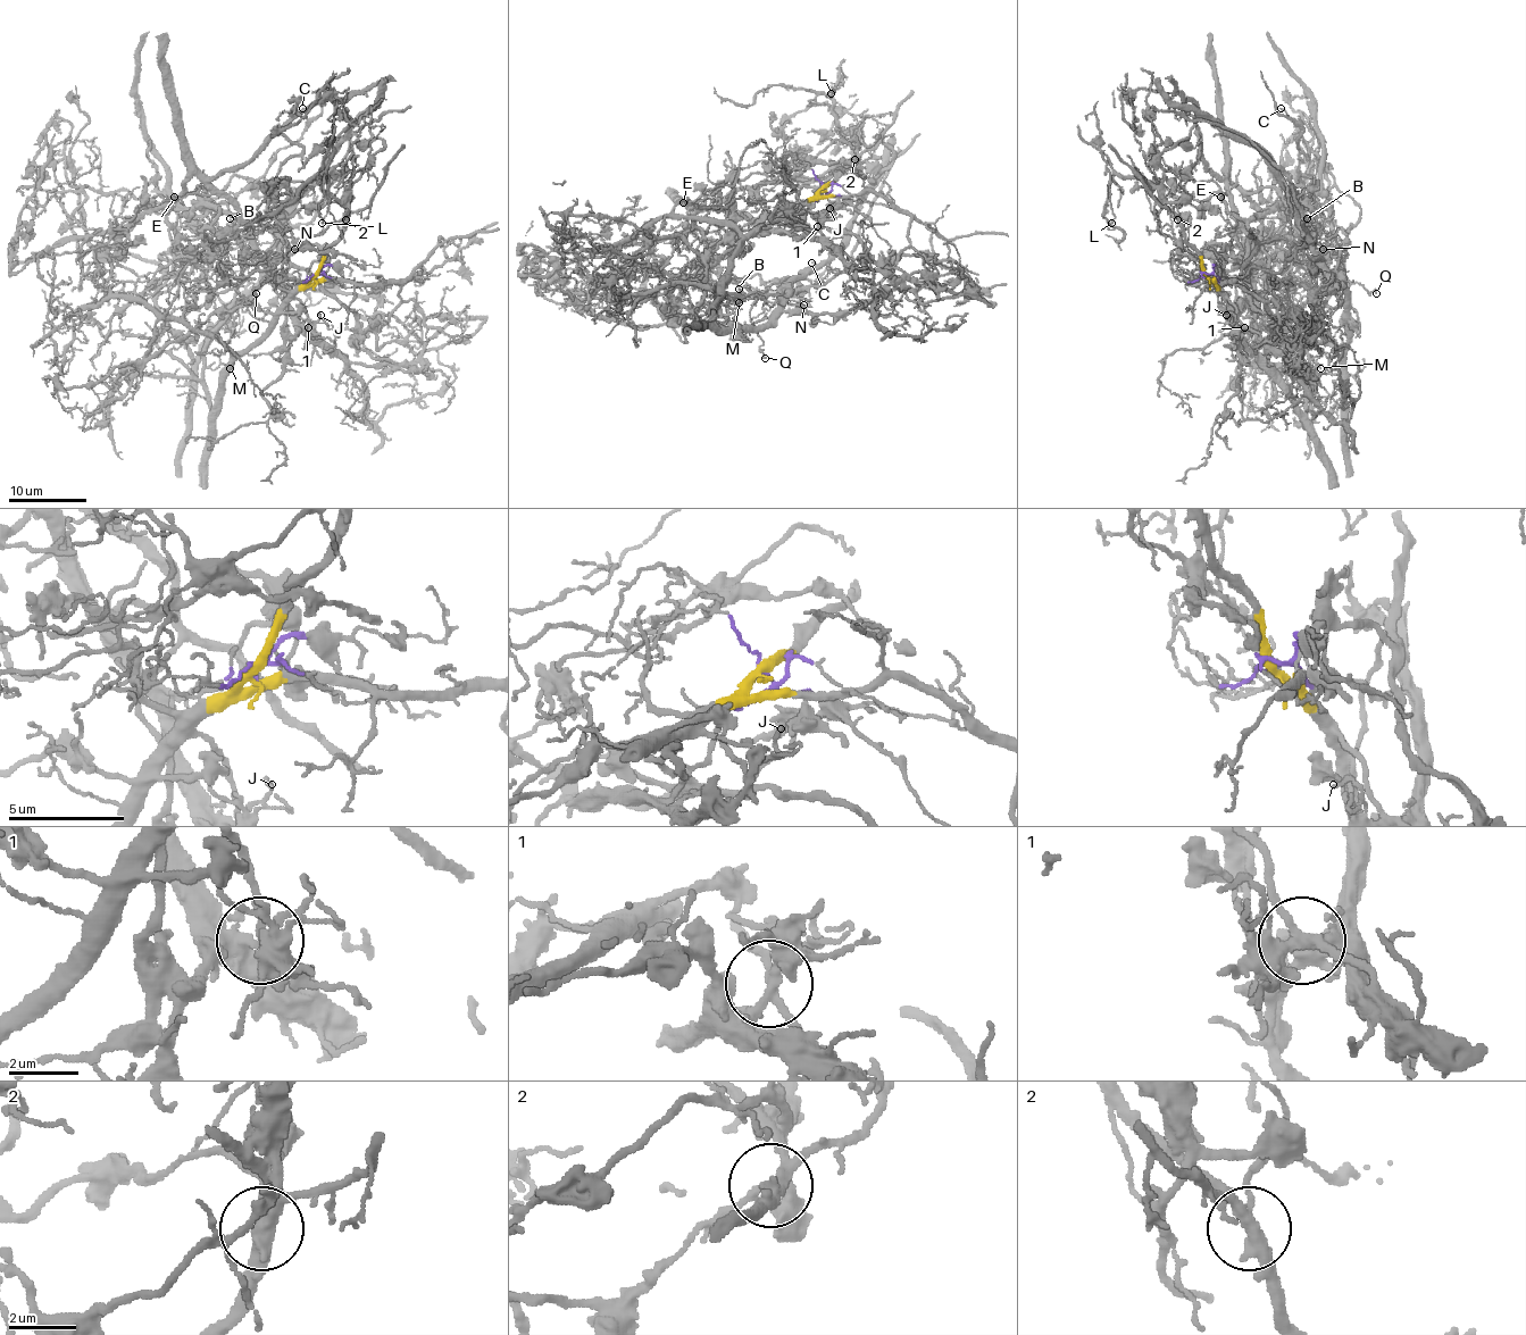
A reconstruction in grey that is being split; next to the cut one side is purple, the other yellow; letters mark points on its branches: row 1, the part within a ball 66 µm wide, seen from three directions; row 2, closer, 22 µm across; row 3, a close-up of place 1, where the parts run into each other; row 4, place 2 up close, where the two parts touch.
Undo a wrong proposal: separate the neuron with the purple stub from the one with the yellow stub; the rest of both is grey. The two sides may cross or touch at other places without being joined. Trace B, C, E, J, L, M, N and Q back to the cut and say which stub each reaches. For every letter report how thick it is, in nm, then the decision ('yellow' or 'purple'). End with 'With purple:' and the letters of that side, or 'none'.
B: 200 nm thick; purple
C: 130 nm thick; purple
E: 110 nm thick; purple
J: 140 nm thick; purple
L: 130 nm thick; yellow
M: 170 nm thick; yellow
N: 110 nm thick; yellow
Q: 160 nm thick; yellow
With purple: B, C, E, J

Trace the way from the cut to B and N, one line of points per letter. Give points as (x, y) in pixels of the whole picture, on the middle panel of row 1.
B: (824, 188), (791, 231), (759, 231), (735, 217), (708, 276), (734, 298), (738, 288)
N: (824, 188), (877, 192), (908, 215), (910, 244), (886, 293), (834, 314), (783, 307), (786, 295), (805, 306)

